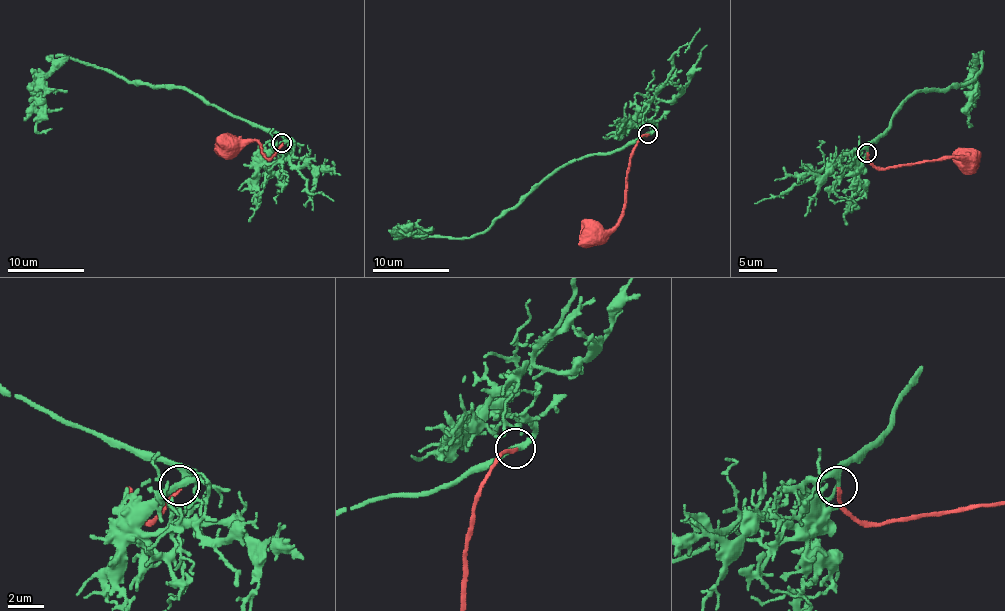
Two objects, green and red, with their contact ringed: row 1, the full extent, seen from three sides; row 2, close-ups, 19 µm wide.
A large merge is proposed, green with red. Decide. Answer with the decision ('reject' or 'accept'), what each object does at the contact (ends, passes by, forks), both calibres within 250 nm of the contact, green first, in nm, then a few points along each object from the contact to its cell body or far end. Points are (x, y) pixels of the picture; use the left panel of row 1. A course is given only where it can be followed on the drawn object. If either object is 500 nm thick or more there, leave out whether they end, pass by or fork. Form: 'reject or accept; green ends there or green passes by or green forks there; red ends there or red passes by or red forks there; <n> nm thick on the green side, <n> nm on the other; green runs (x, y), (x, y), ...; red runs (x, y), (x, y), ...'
accept; green passes by; red ends there; 190 nm thick on the green side, 200 nm on the other; green runs (282, 142), (273, 130), (220, 111), (185, 89), (134, 84), (65, 56), (41, 89), (37, 130), (52, 128); red runs (282, 142), (267, 160), (258, 142), (249, 139), (228, 144)

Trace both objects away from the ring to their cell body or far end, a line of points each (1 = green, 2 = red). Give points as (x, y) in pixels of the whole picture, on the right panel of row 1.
1: (867, 152), (912, 93), (972, 79), (982, 67), (980, 54), (975, 95), (967, 105), (971, 126), (967, 122)
2: (867, 152), (867, 159), (881, 169), (959, 156), (961, 159)

